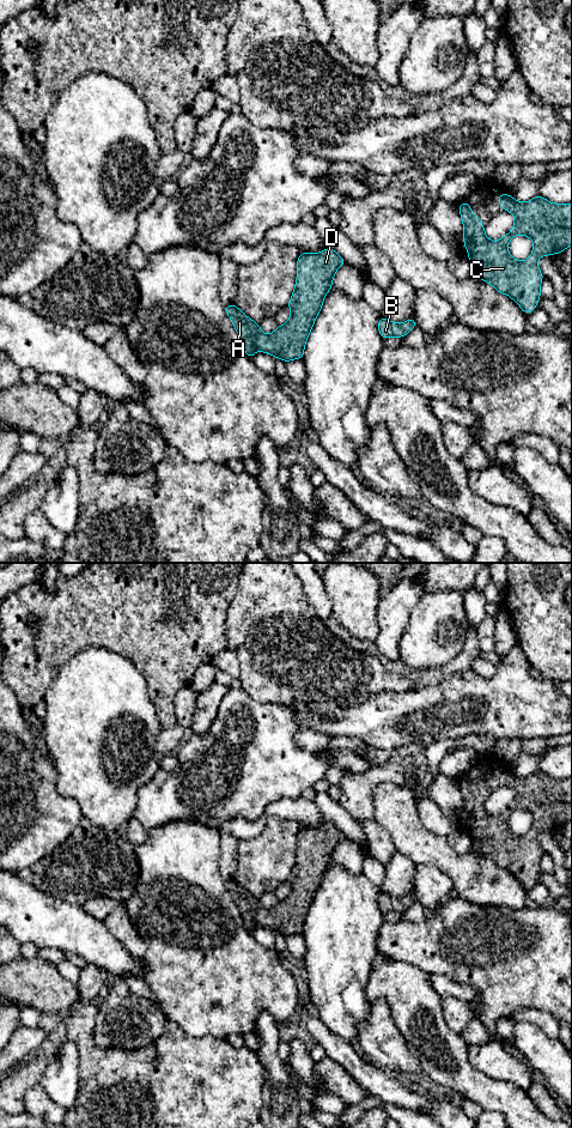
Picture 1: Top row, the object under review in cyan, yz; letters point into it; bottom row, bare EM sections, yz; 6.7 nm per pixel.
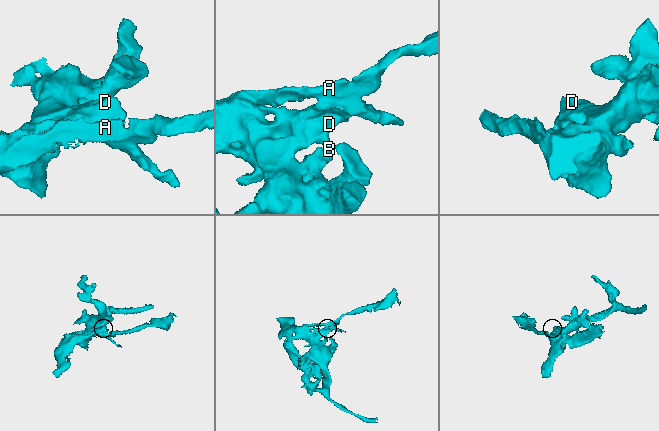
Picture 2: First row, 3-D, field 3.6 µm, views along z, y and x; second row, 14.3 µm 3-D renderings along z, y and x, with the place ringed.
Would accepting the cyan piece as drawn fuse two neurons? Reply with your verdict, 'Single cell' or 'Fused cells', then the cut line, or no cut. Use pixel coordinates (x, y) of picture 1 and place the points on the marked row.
Fused cells. Split along yz (261, 332), (256, 340), (256, 350)

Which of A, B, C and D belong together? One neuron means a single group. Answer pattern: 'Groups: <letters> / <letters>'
Groups: A / B C D

